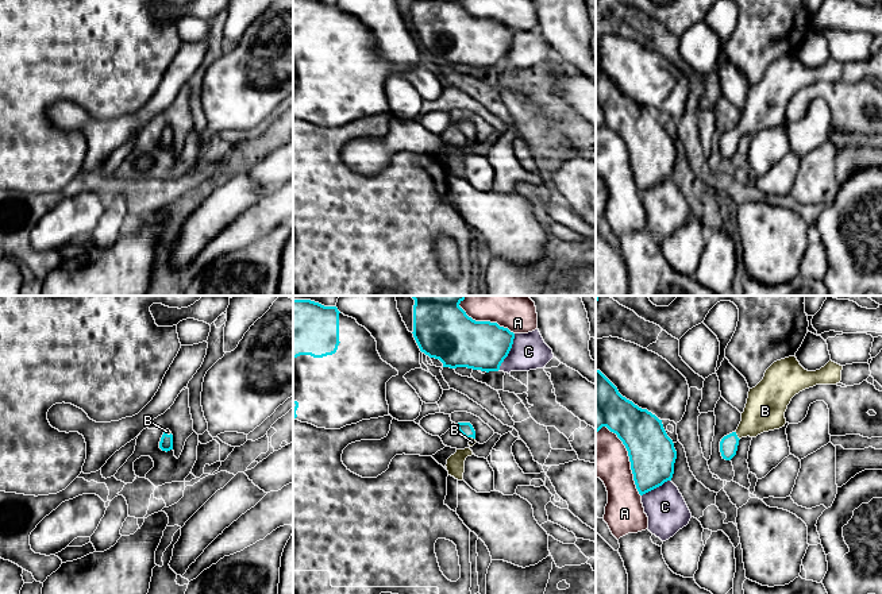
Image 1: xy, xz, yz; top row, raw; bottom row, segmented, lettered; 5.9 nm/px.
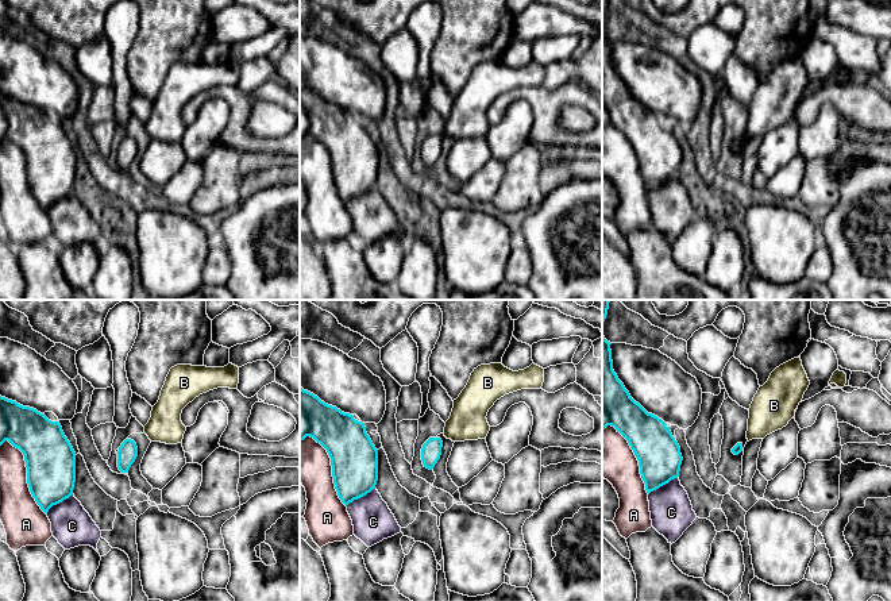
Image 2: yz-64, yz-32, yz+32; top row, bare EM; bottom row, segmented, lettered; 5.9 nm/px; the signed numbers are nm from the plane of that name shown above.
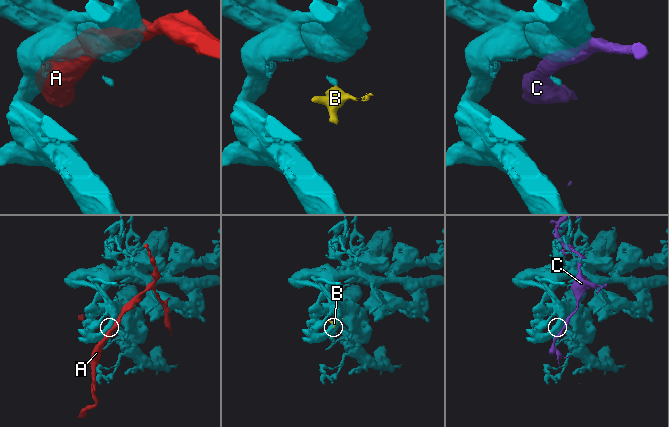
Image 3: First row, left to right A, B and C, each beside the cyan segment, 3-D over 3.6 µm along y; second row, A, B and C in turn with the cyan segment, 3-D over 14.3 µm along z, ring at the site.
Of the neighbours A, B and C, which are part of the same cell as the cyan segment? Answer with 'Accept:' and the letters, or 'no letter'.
Accept: B

